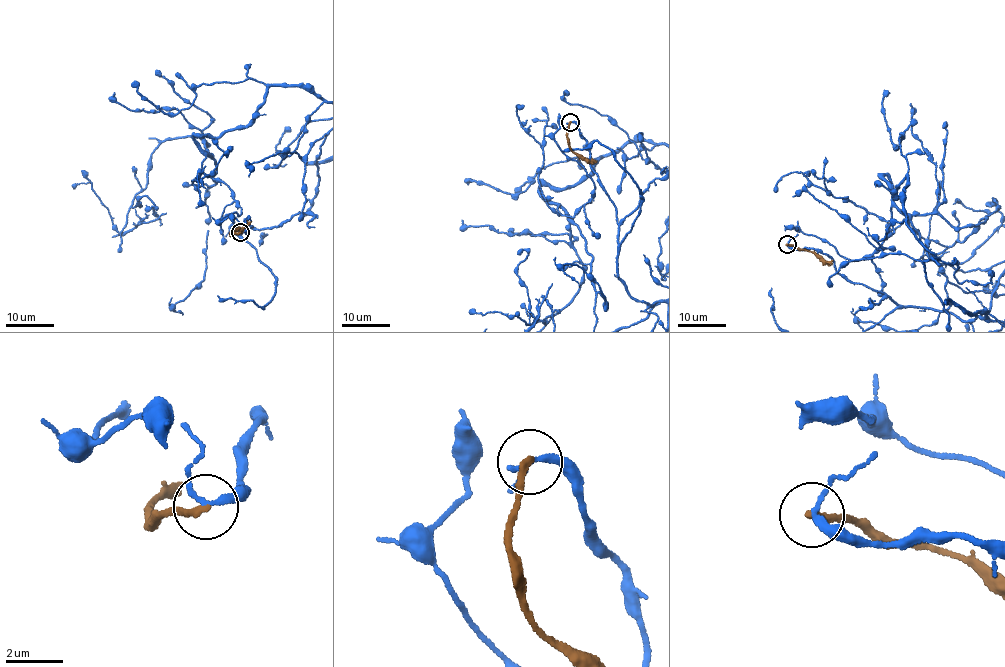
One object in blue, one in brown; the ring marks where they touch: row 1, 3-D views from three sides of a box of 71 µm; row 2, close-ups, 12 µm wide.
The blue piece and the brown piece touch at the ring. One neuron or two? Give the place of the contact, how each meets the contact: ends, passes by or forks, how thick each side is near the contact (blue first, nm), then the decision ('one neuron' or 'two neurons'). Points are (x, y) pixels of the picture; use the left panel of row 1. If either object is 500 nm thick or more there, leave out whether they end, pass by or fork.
at (240, 232); blue passes by; brown ends there; 180 nm thick on the blue side, 280 nm on the other; two neurons

